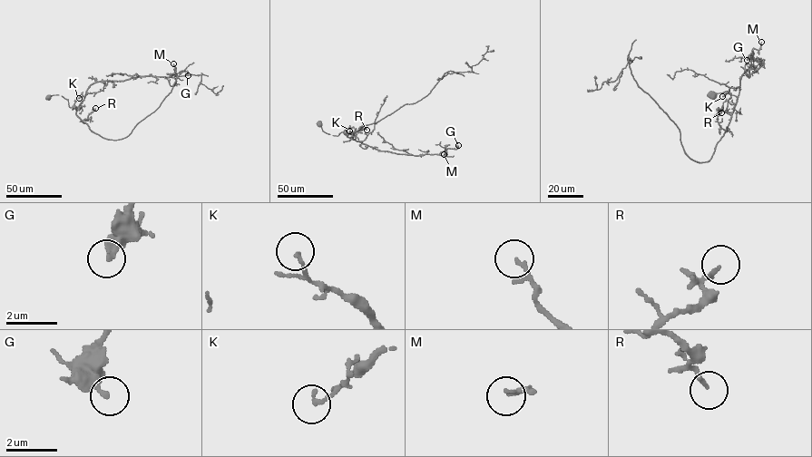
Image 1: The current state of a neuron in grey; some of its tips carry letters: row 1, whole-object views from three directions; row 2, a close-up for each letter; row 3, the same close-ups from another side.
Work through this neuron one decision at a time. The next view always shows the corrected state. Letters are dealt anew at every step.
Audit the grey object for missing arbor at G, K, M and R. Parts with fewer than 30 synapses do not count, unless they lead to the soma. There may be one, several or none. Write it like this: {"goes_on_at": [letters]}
{"goes_on_at": []}

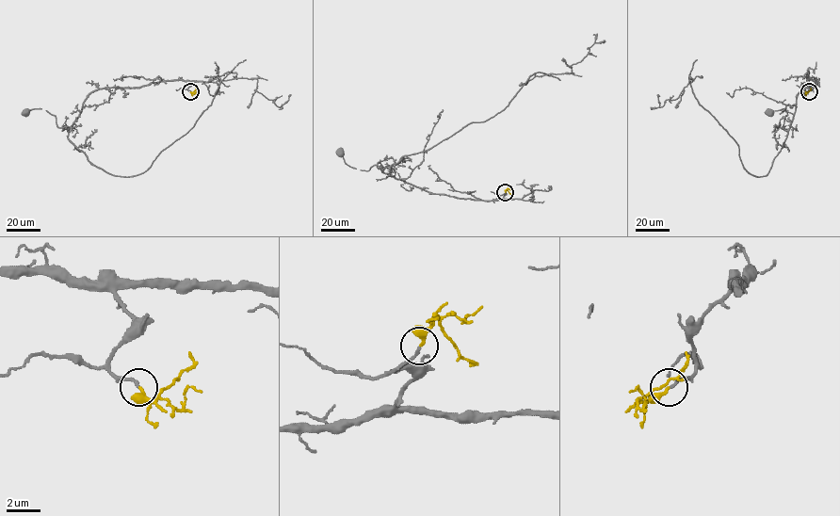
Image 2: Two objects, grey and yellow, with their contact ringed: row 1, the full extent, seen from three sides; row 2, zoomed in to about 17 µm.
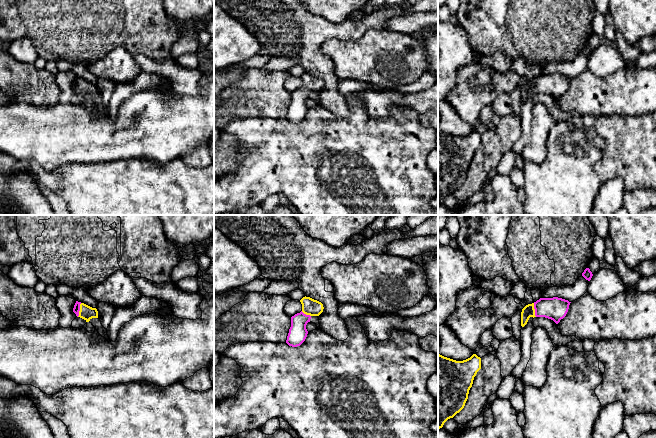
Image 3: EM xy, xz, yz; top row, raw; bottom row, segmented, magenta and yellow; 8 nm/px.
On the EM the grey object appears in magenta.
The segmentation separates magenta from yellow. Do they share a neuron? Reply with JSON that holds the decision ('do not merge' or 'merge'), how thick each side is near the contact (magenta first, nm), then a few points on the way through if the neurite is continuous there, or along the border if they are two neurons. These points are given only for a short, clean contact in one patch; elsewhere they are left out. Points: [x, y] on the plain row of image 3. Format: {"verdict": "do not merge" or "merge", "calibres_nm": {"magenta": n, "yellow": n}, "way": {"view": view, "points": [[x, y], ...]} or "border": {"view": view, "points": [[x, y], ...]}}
{"verdict": "merge", "calibres_nm": {"magenta": 60, "yellow": 120}, "way": {"view": "xy", "points": [[76, 85], [79, 86], [86, 88]]}}

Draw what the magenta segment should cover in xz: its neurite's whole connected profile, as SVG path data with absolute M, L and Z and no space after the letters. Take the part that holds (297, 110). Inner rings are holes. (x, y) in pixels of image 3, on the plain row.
M303 73L300 76L302 87L291 93L291 103L287 112L286 119L289 122L300 122L306 115L308 107L306 101L312 92L319 92L323 88L323 80L310 73Z

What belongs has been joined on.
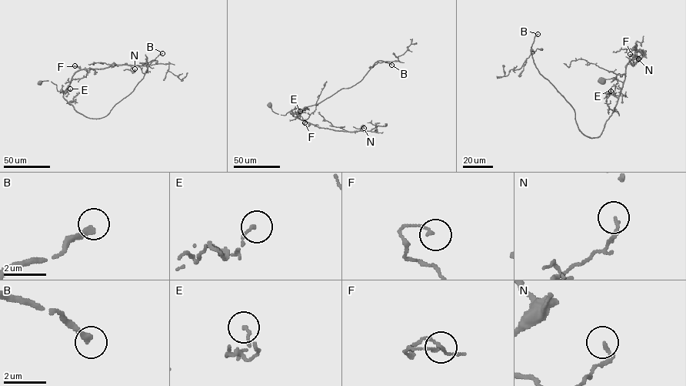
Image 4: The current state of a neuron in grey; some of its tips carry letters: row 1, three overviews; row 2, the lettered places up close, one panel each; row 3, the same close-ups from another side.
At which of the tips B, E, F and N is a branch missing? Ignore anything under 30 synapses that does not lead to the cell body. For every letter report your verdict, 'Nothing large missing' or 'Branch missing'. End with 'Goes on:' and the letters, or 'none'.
B: Branch missing
E: Nothing large missing
F: Nothing large missing
N: Nothing large missing
Goes on: B

